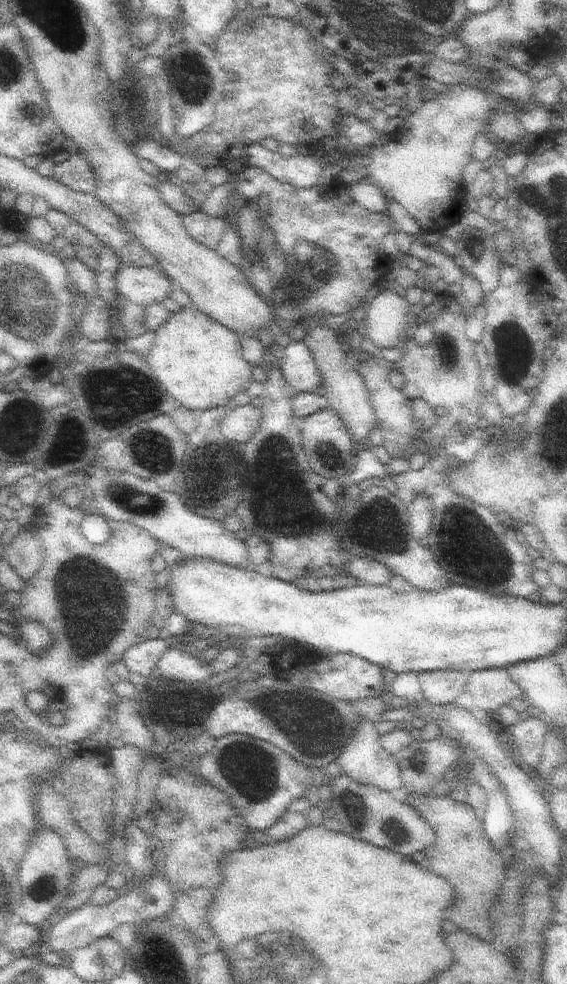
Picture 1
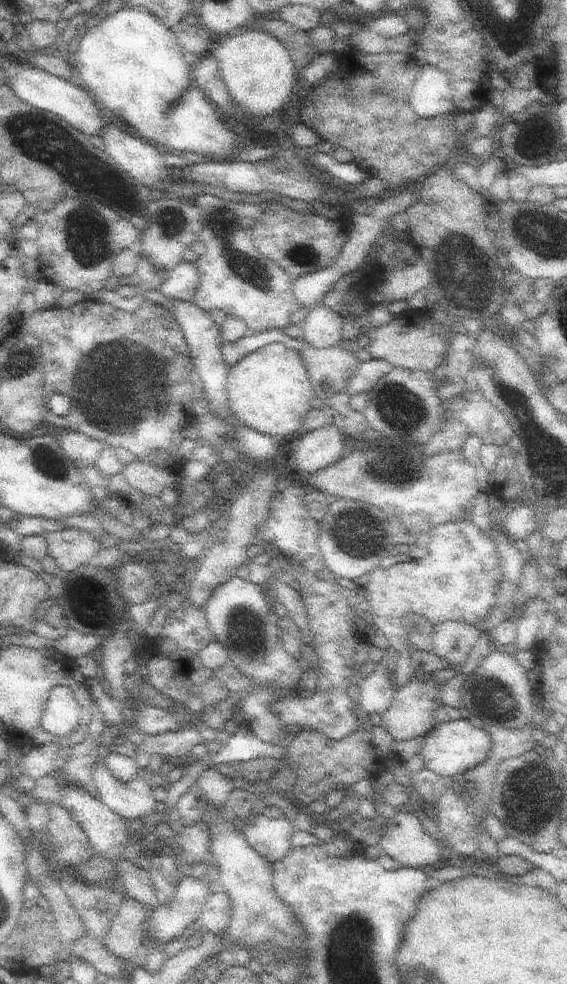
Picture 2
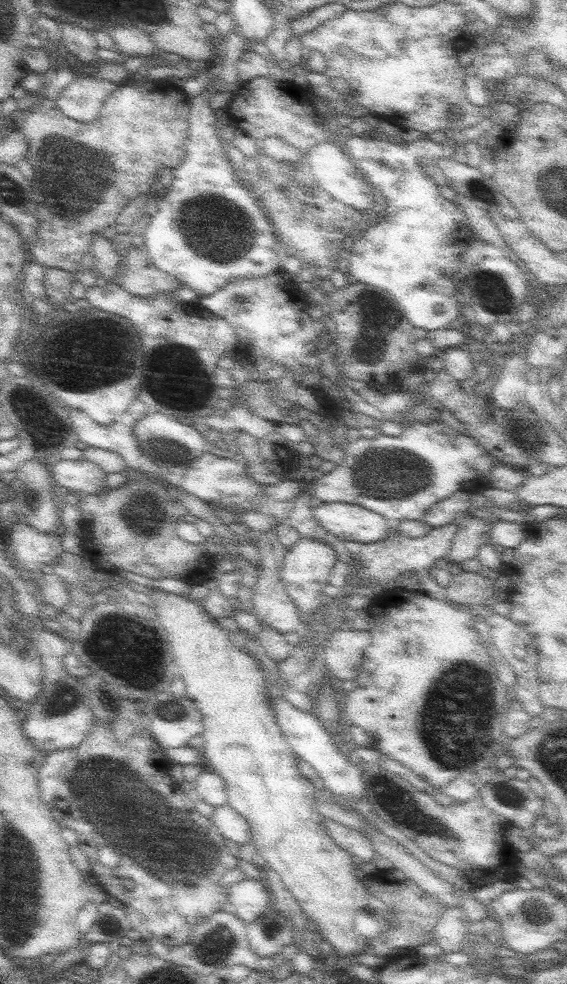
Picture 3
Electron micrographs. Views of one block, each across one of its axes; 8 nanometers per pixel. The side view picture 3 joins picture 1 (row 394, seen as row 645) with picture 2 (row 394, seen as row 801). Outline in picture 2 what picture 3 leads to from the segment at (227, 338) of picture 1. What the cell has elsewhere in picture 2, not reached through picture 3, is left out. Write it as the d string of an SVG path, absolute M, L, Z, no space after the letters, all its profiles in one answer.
M267 344L257 352L245 356L227 374L227 398L235 416L249 428L265 436L283 436L293 440L303 432L315 390L311 386L301 354L285 344Z

